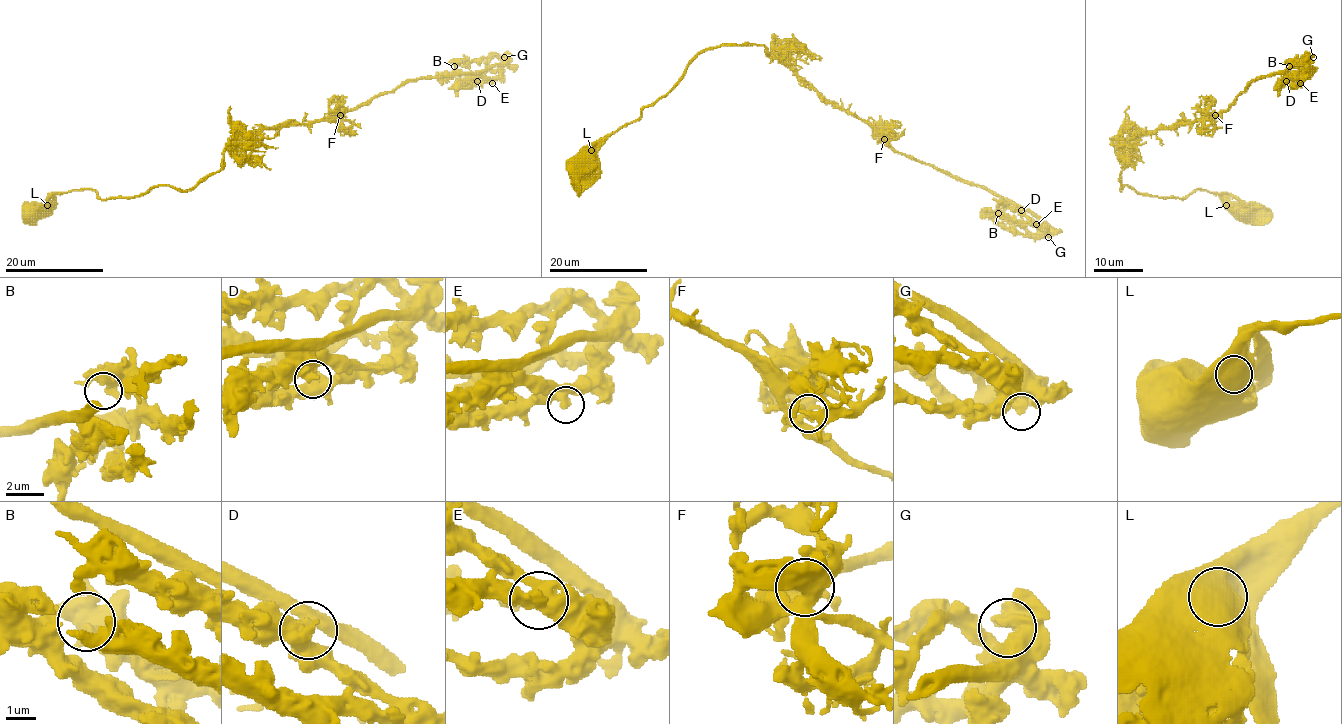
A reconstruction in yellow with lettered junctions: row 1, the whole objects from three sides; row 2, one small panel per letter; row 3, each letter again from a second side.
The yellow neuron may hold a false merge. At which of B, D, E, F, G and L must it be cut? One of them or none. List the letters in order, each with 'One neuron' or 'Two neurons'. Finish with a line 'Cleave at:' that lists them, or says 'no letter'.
B: One neuron
D: One neuron
E: One neuron
F: One neuron
G: One neuron
L: One neuron
Cleave at: no letter

